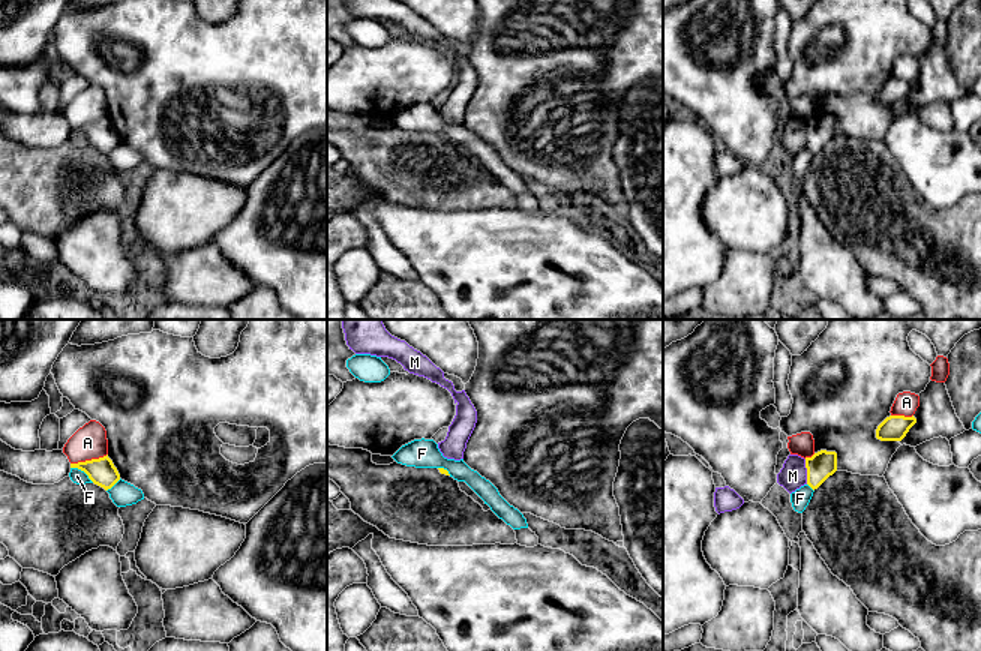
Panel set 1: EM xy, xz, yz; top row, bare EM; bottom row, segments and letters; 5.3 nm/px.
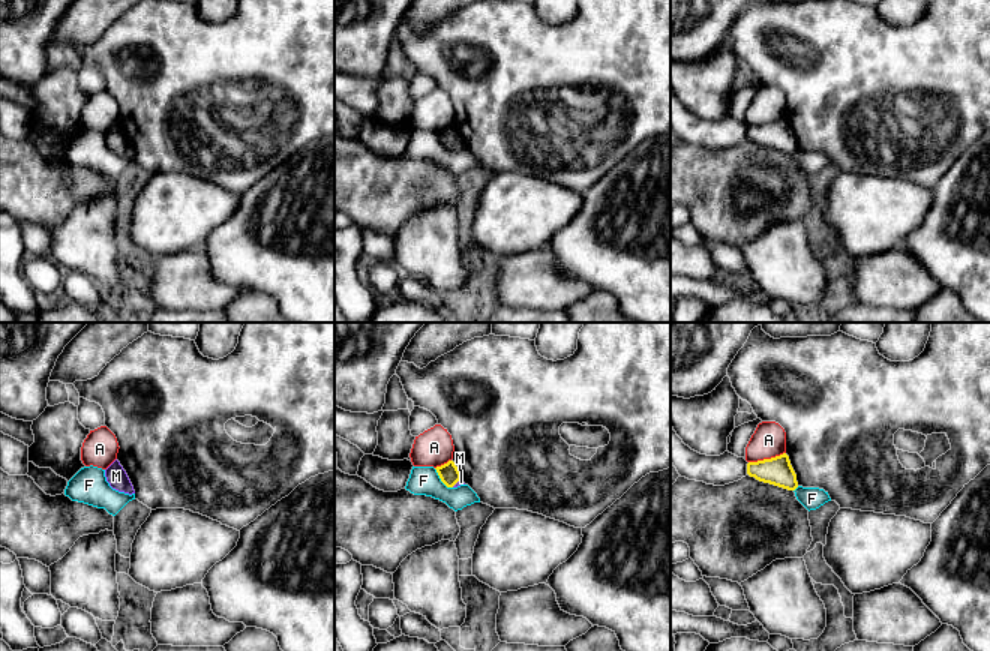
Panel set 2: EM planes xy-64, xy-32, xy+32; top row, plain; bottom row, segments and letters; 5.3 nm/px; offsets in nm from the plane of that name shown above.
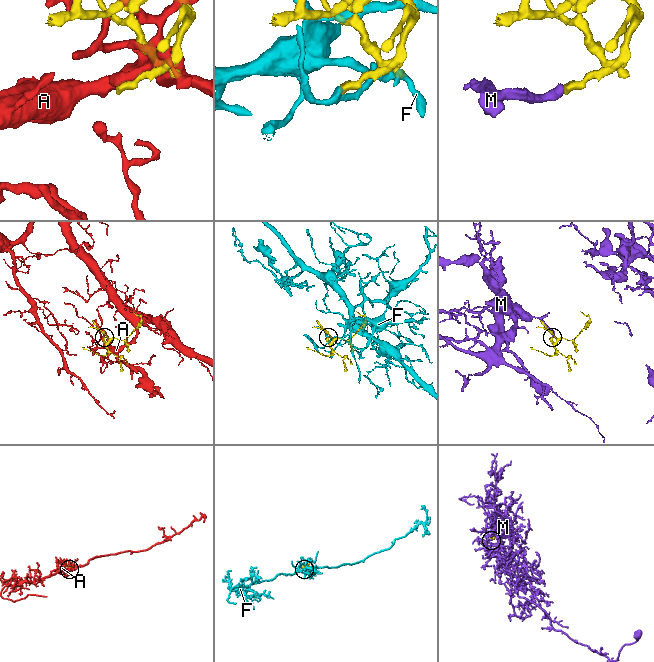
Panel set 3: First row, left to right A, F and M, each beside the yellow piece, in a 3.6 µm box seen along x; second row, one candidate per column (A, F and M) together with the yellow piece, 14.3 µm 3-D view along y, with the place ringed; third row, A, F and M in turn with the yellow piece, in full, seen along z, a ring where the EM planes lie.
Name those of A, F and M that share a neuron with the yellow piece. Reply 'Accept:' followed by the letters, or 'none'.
Accept: none

